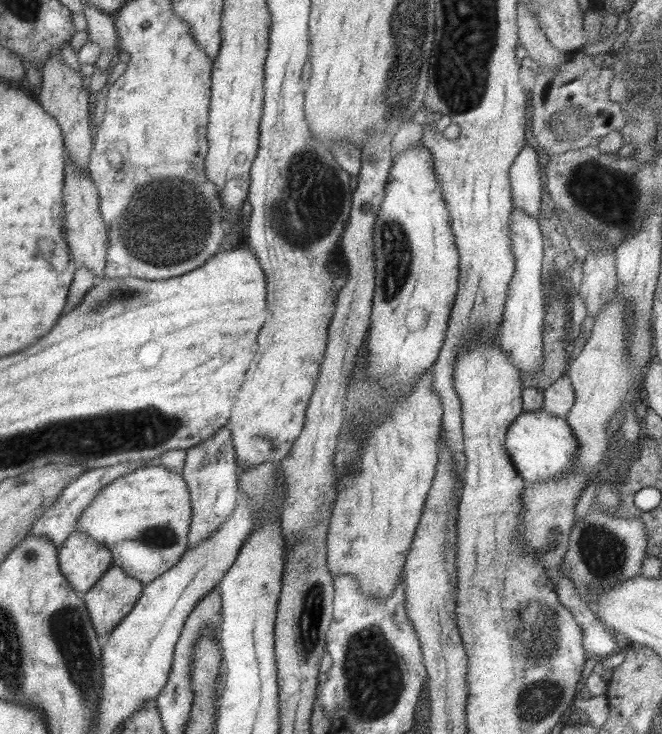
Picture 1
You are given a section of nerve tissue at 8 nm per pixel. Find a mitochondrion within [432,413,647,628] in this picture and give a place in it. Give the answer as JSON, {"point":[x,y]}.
{"point":[605,555]}

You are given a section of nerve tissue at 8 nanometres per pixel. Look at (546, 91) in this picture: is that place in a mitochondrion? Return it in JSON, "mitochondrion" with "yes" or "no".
{"mitochondrion":"no"}

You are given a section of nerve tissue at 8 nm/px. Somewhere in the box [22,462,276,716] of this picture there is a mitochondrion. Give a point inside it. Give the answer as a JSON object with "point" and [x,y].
{"point":[67,625]}

